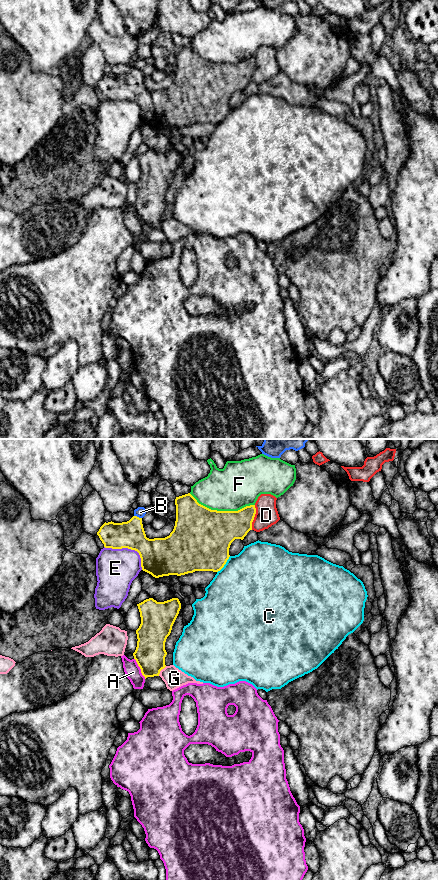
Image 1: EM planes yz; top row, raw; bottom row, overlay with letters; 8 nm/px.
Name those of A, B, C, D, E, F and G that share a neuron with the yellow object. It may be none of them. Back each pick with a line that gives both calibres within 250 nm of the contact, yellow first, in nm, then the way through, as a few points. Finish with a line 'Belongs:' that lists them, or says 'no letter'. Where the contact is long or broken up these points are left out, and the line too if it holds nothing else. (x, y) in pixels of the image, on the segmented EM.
Belongs: no letter

